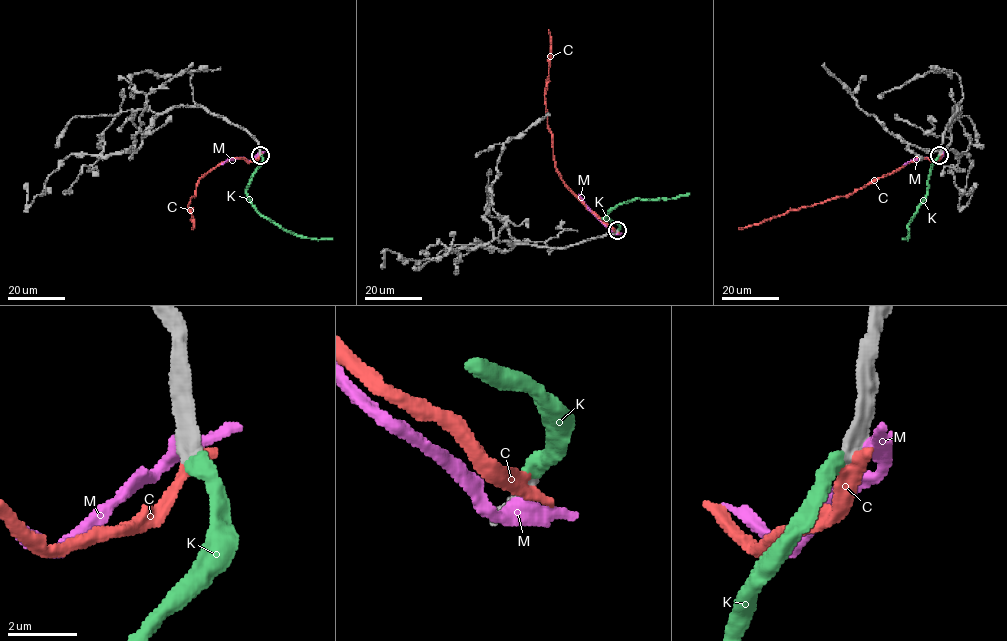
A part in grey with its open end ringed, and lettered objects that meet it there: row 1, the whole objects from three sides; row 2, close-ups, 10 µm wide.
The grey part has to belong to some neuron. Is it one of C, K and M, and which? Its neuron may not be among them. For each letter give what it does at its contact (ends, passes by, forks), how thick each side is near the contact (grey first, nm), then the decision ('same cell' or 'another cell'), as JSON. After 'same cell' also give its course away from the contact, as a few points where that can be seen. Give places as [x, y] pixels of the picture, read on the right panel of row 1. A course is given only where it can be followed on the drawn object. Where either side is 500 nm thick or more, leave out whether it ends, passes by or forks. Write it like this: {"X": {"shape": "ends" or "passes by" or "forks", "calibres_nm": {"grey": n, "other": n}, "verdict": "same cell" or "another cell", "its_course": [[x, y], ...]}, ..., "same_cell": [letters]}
{"C": {"shape": "ends", "calibres_nm": {"grey": 460, "other": 460}, "verdict": "another cell"}, "K": {"shape": "ends", "calibres_nm": {"grey": 440, "other": 480}, "verdict": "same cell", "its_course": [[939, 154], [930, 169], [927, 194], [908, 224], [908, 237], [902, 238]]}, "M": {"calibres_nm": {"grey": 550, "other": 440}, "verdict": "another cell"}, "same_cell": ["K"]}

